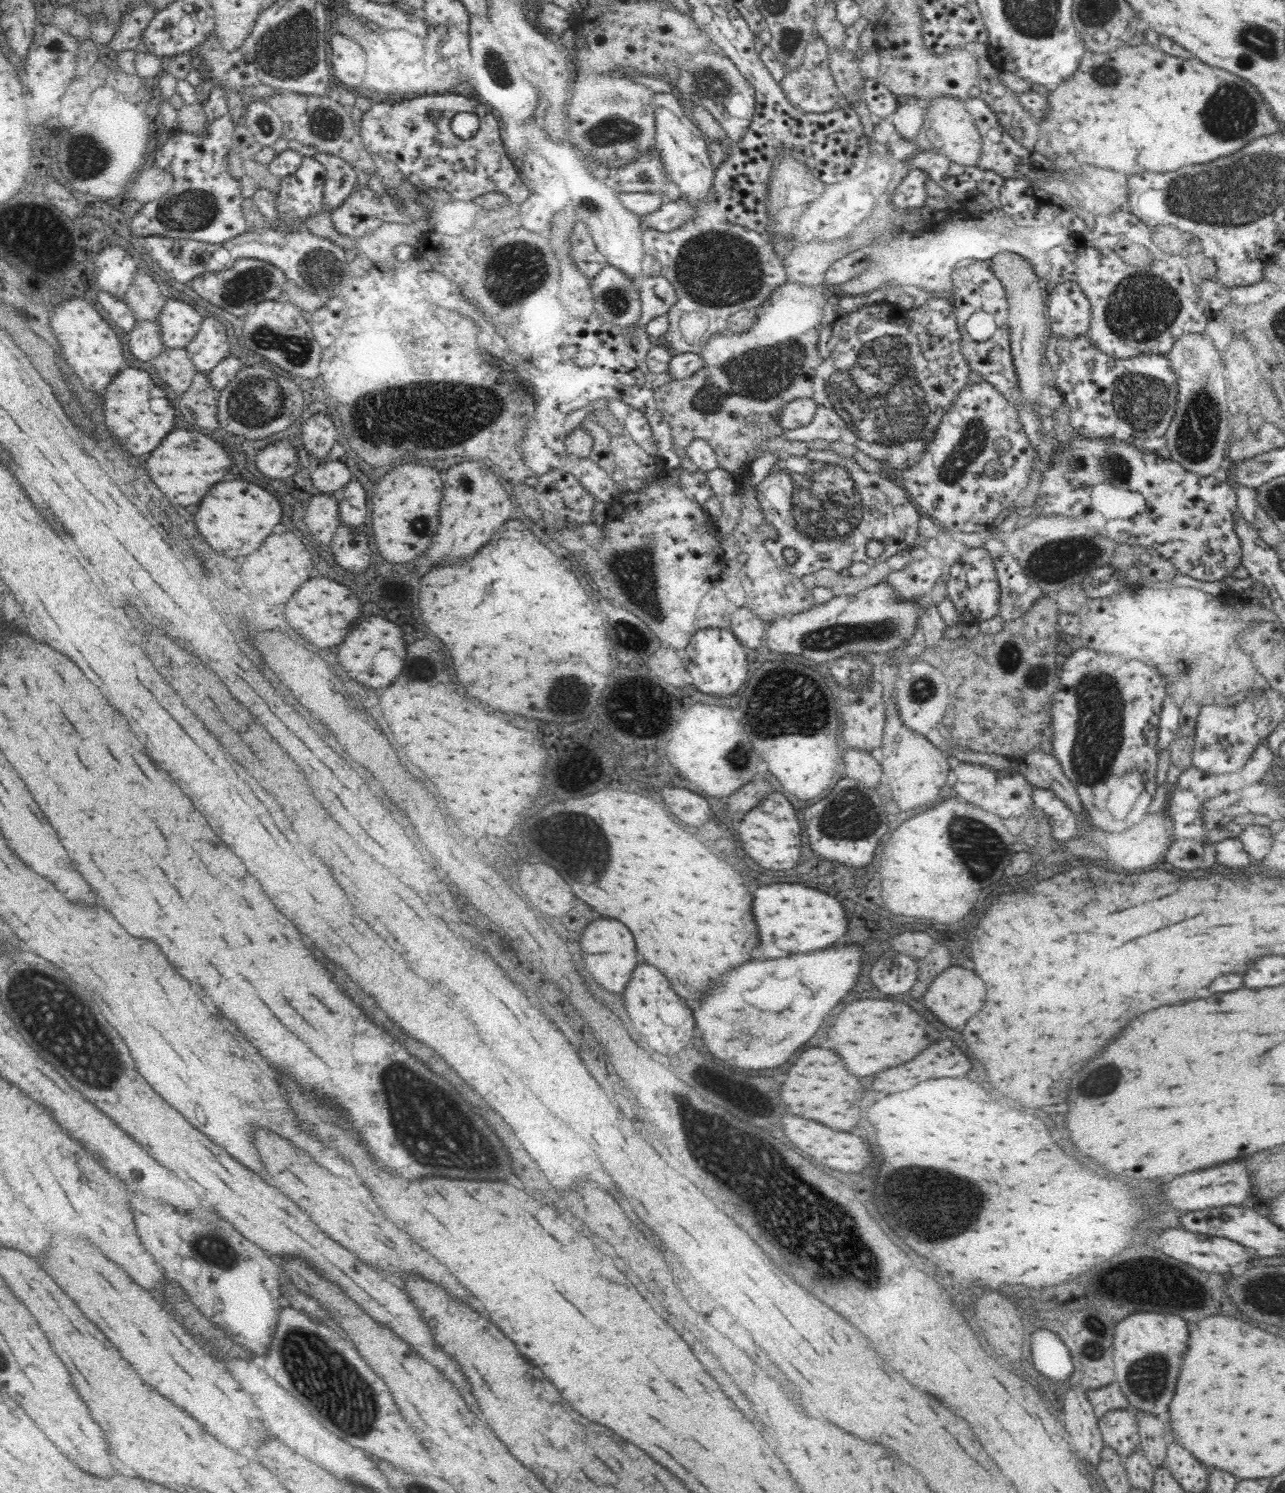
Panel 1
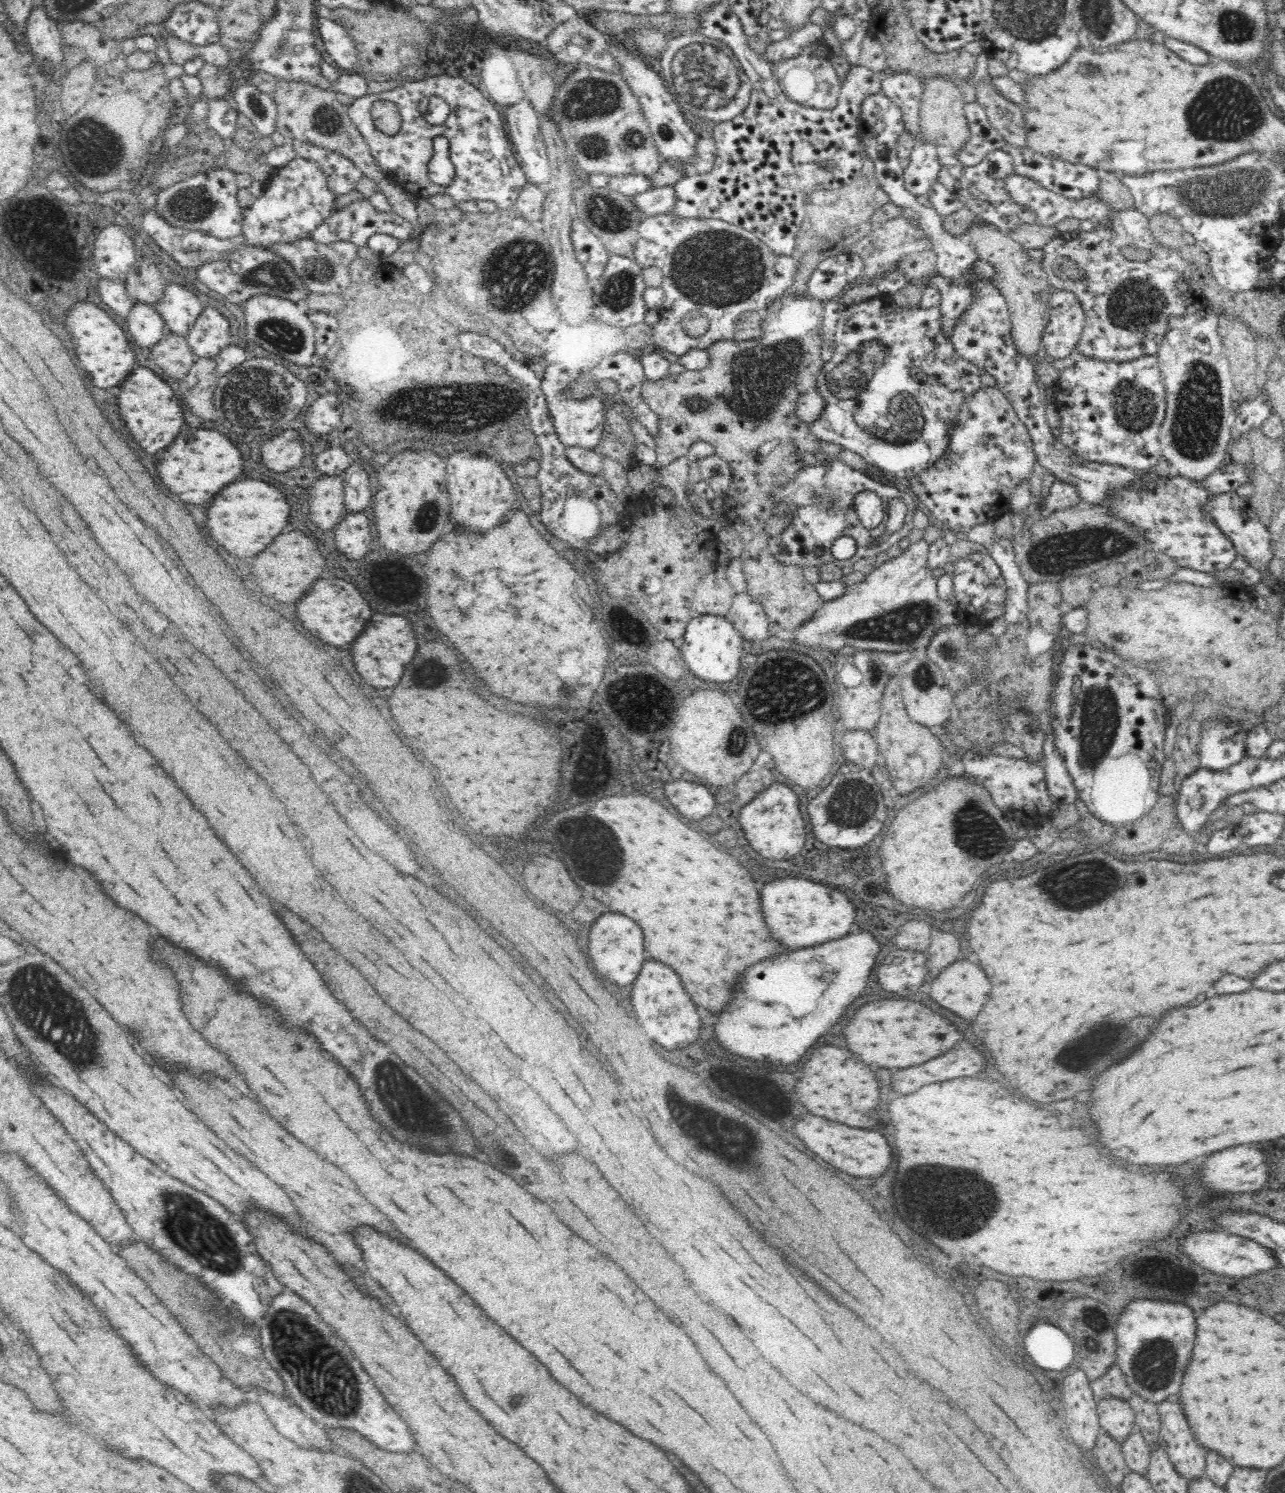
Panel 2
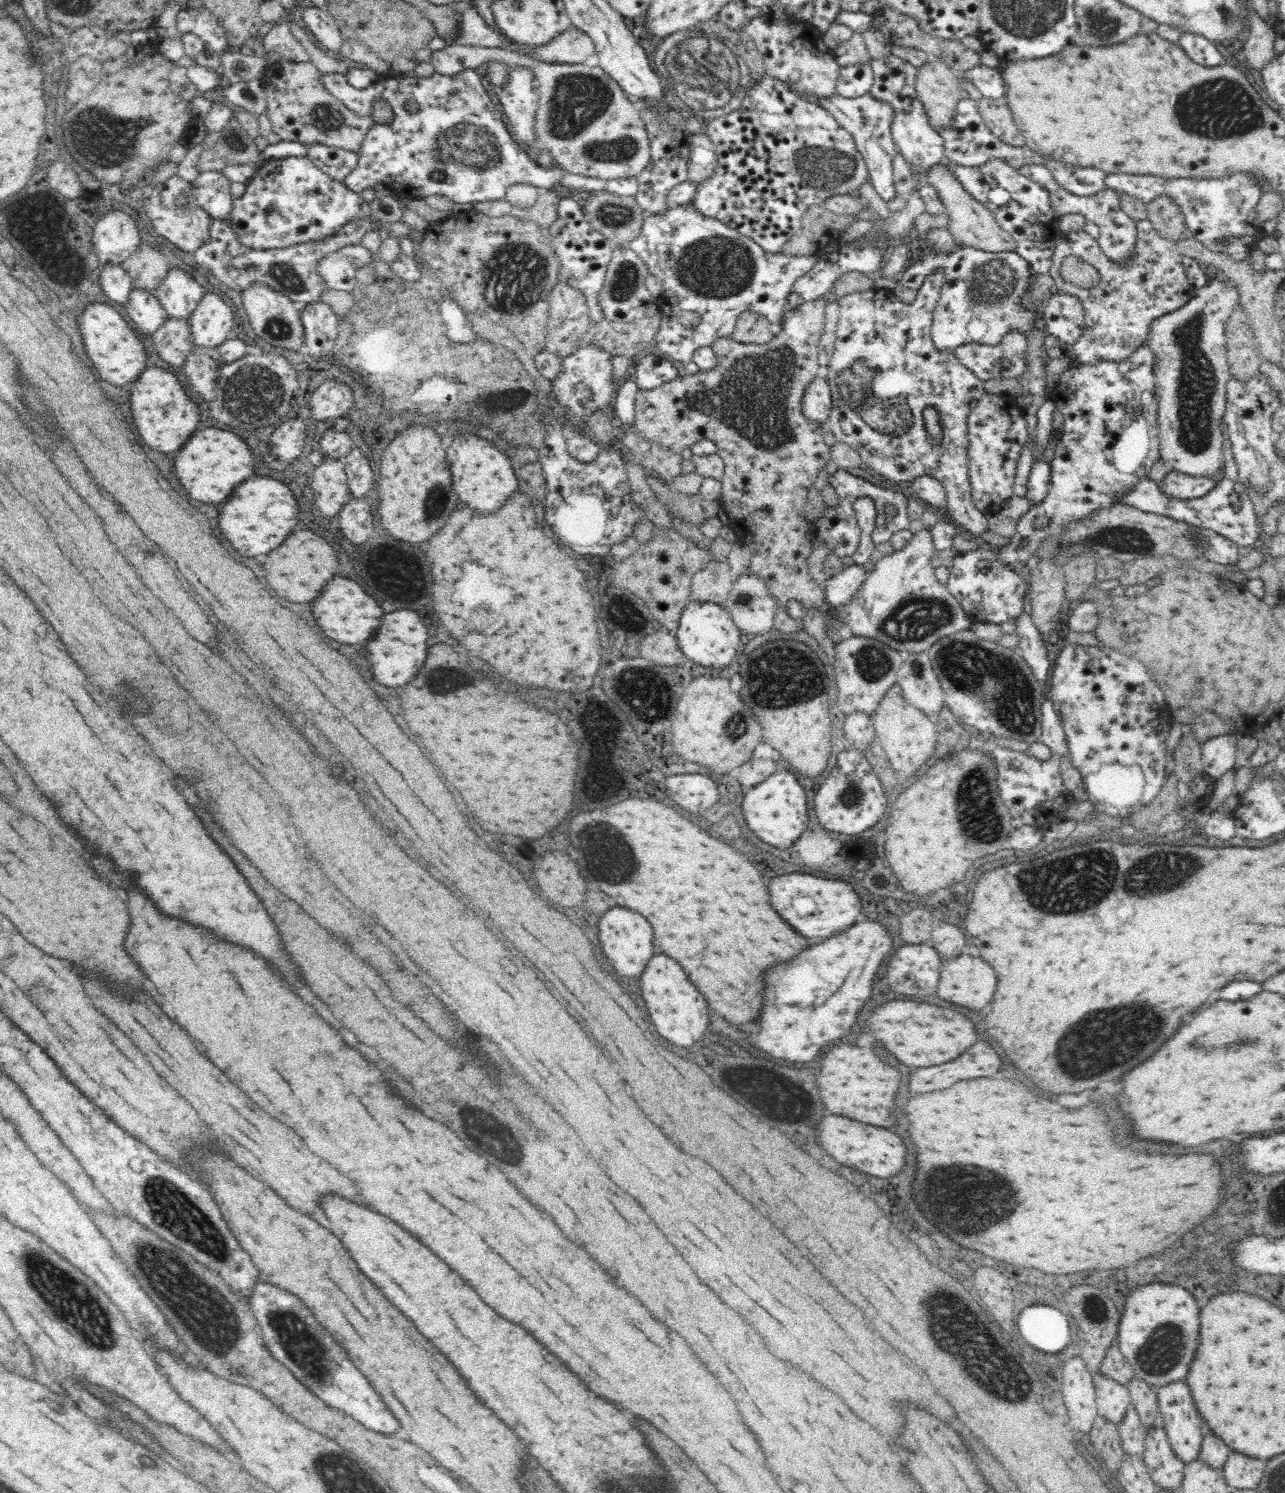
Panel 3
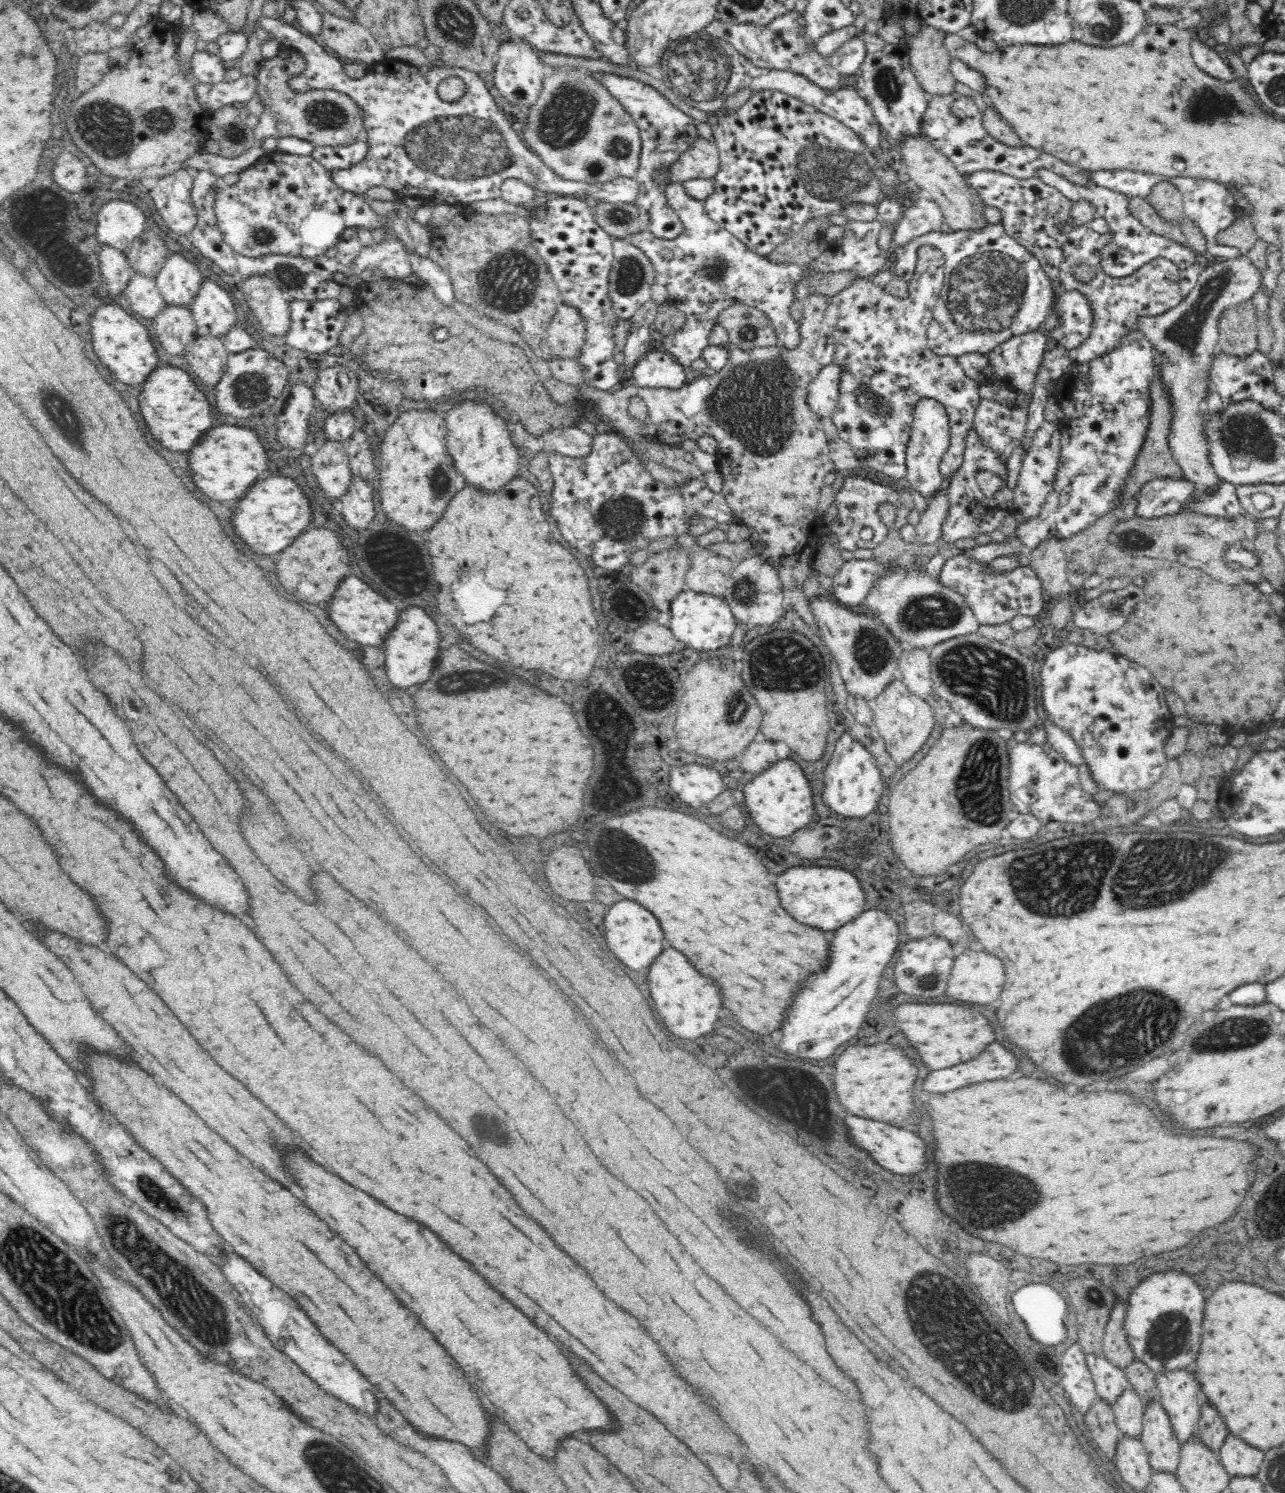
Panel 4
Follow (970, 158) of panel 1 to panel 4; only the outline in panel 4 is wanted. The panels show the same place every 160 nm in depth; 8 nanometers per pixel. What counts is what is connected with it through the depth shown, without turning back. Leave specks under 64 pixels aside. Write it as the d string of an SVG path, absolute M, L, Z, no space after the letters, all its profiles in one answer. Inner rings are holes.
M926 25L906 42L912 72L922 90L930 97L951 95L957 83L950 70L950 54L942 43L944 35L944 32Z

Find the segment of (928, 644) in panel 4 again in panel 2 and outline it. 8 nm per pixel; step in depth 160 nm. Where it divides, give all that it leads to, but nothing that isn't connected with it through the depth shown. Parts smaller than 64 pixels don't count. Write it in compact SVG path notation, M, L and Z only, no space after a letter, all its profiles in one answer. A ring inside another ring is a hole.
M922 539L907 544L905 551L896 558L882 559L871 565L864 581L848 587L846 592L825 604L798 629L794 630L794 642L810 646L825 654L834 654L843 647L854 647L860 651L886 651L897 653L907 651L920 653L928 647L937 630L944 626L957 625L958 617L954 603L942 601L936 591L936 578L932 570L926 567L929 545Z

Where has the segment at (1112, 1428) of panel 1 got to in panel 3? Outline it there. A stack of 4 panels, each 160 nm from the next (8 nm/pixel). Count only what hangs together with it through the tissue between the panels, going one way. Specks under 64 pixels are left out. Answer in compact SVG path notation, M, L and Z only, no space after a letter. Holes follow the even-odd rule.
M1100 1372L1093 1375L1093 1384L1097 1400L1097 1415L1118 1426L1131 1405L1127 1387L1114 1380L1103 1378Z

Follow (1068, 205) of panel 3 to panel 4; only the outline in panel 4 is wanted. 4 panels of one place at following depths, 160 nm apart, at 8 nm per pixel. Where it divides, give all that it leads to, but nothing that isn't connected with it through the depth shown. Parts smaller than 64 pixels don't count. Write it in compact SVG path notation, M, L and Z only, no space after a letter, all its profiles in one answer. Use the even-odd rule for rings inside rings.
M1040 168L1036 172L1035 177L1049 186L1056 188L1073 203L1088 202L1095 210L1093 214L1094 218L1102 217L1106 220L1109 226L1109 232L1112 233L1112 238L1108 240L1108 243L1101 251L1101 267L1104 268L1104 272L1110 277L1118 279L1130 275L1149 261L1163 257L1178 266L1179 273L1182 276L1181 292L1184 297L1196 286L1200 274L1204 272L1204 268L1201 264L1198 264L1198 258L1196 258L1198 251L1190 247L1184 247L1180 245L1180 242L1169 239L1168 237L1154 234L1148 228L1145 228L1129 212L1130 200L1124 194L1098 186L1092 186L1092 188L1077 186L1046 168Z

